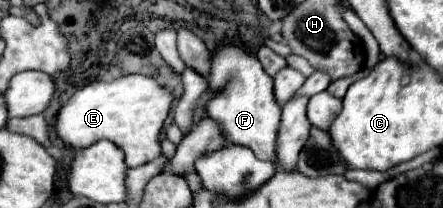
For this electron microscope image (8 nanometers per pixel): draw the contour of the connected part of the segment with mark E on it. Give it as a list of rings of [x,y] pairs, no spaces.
[[[125,75],[111,83],[89,83],[79,89],[57,115],[57,133],[73,147],[89,147],[101,139],[109,139],[125,151],[129,167],[139,167],[161,153],[161,129],[173,103],[173,91],[159,85],[147,75]]]

